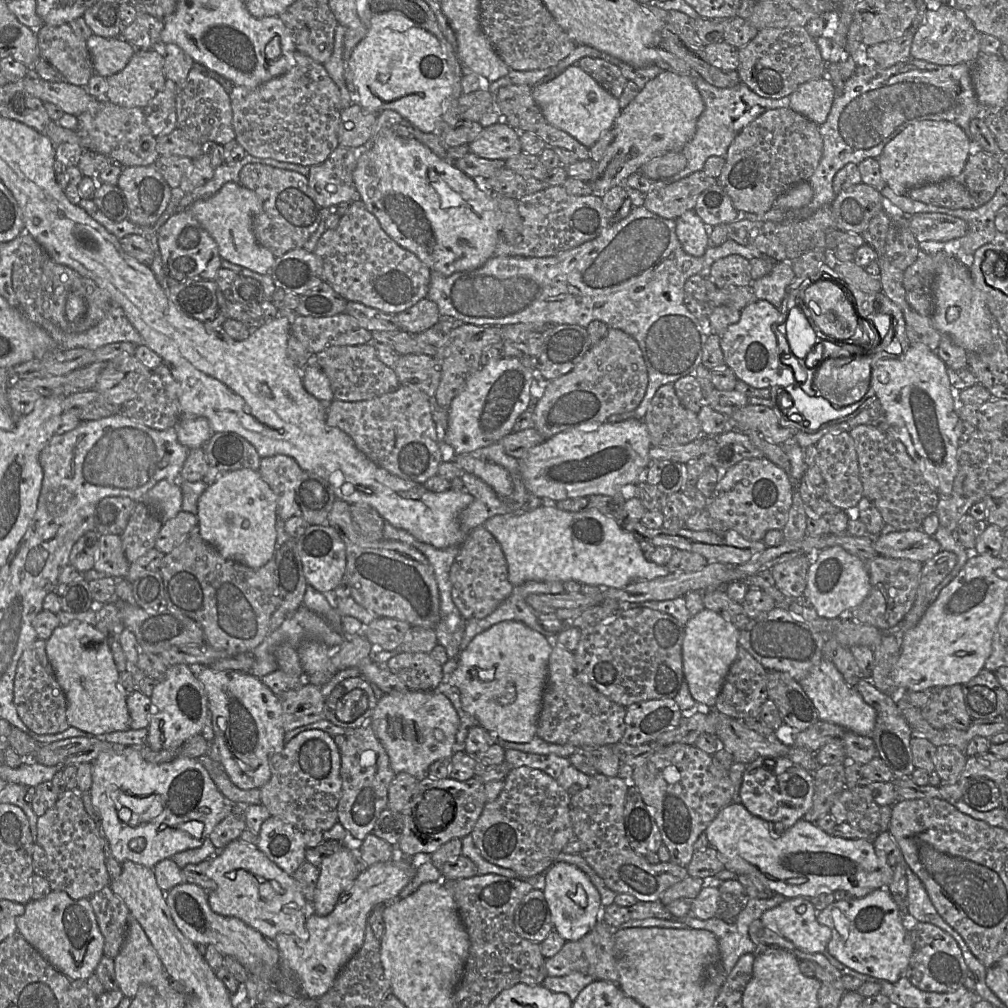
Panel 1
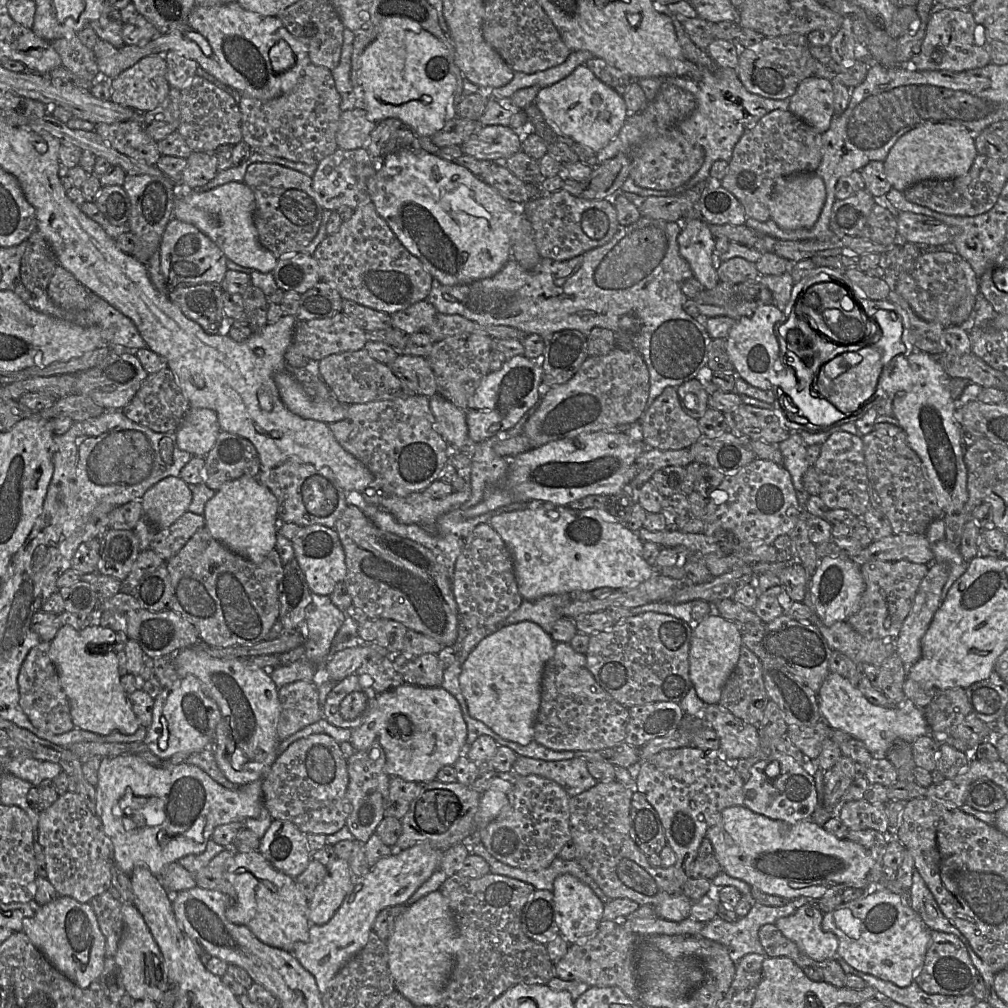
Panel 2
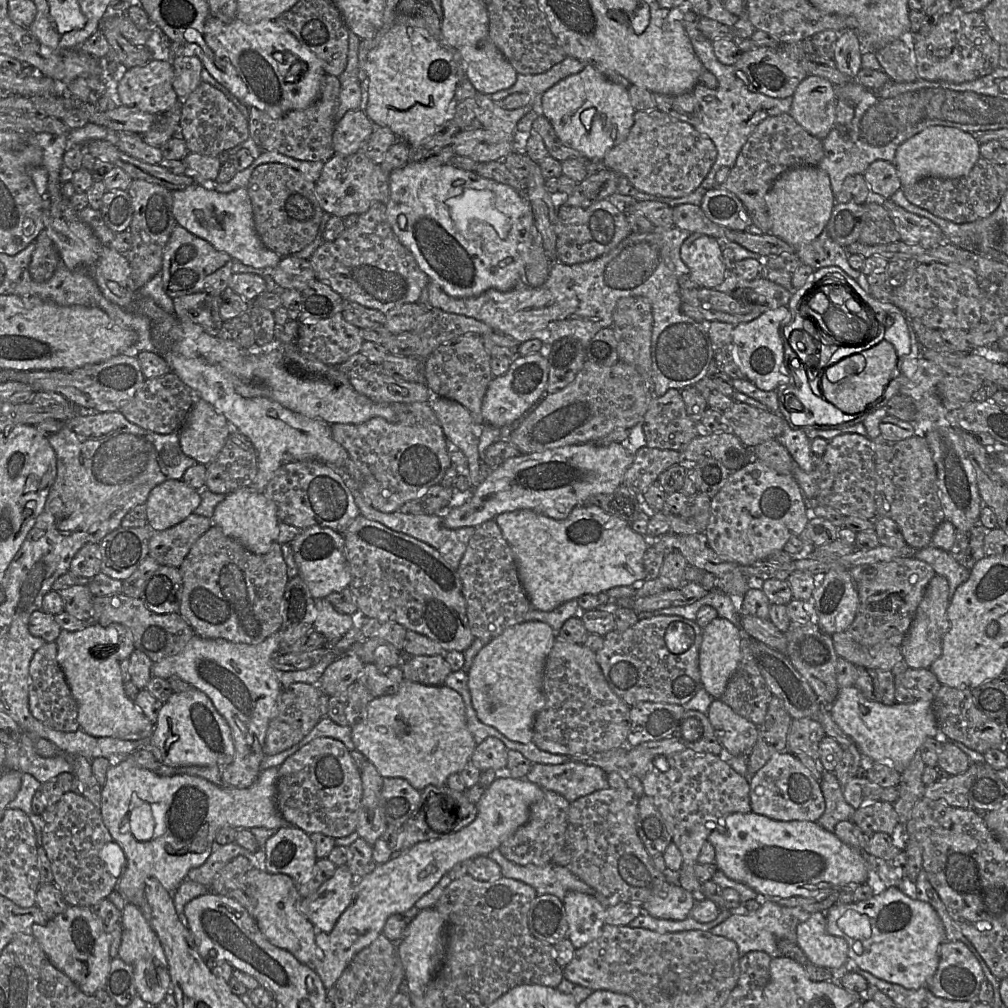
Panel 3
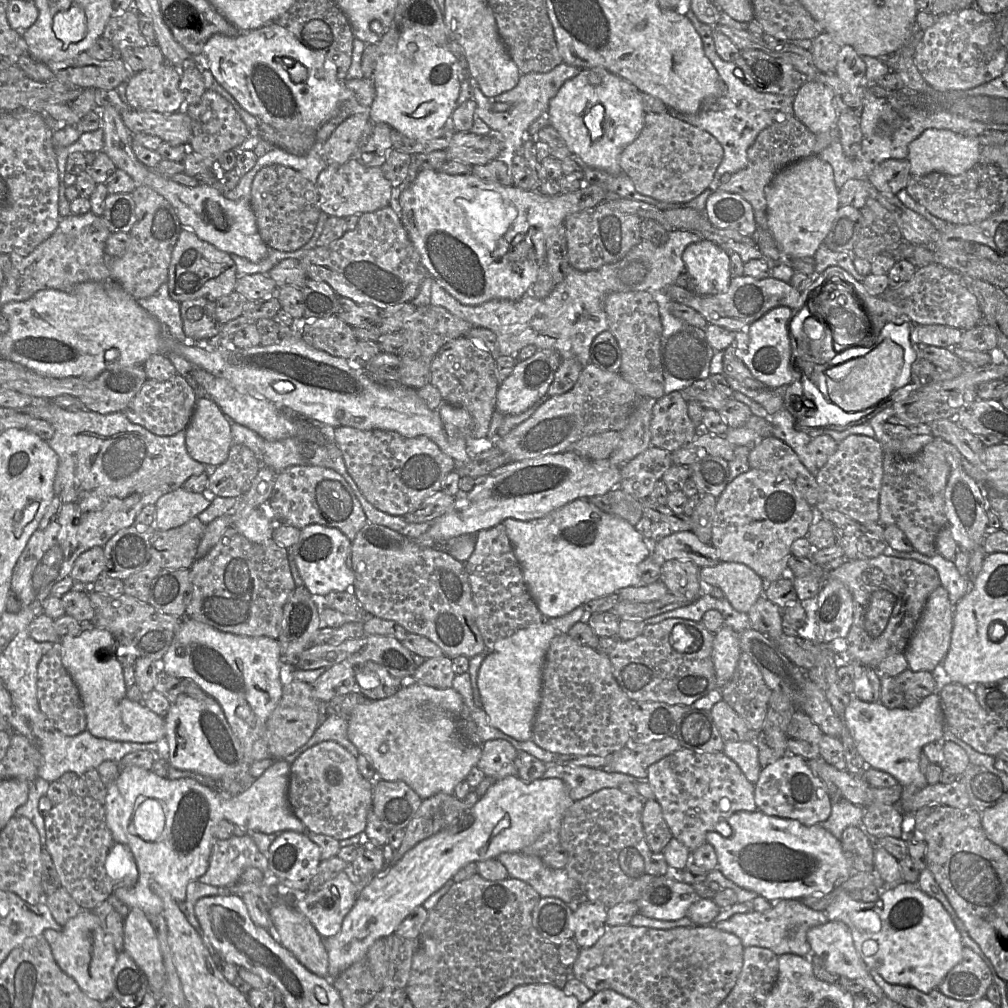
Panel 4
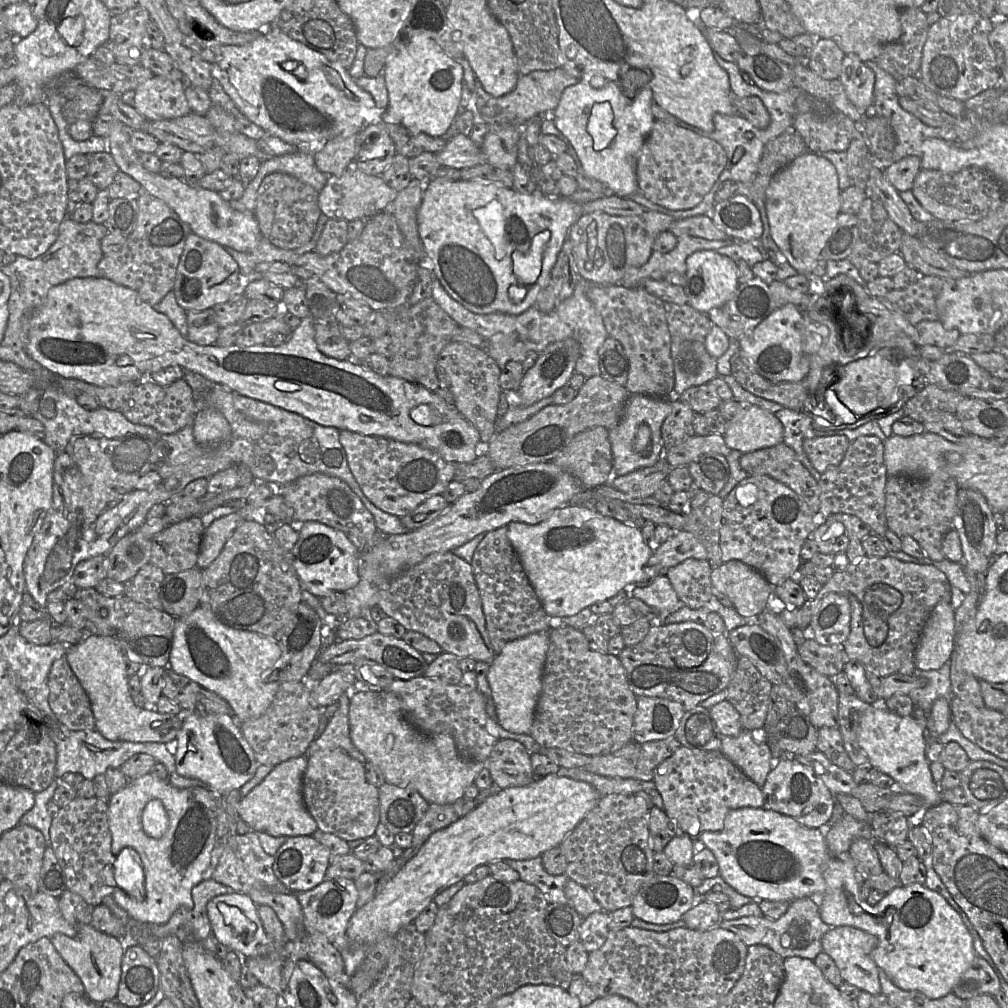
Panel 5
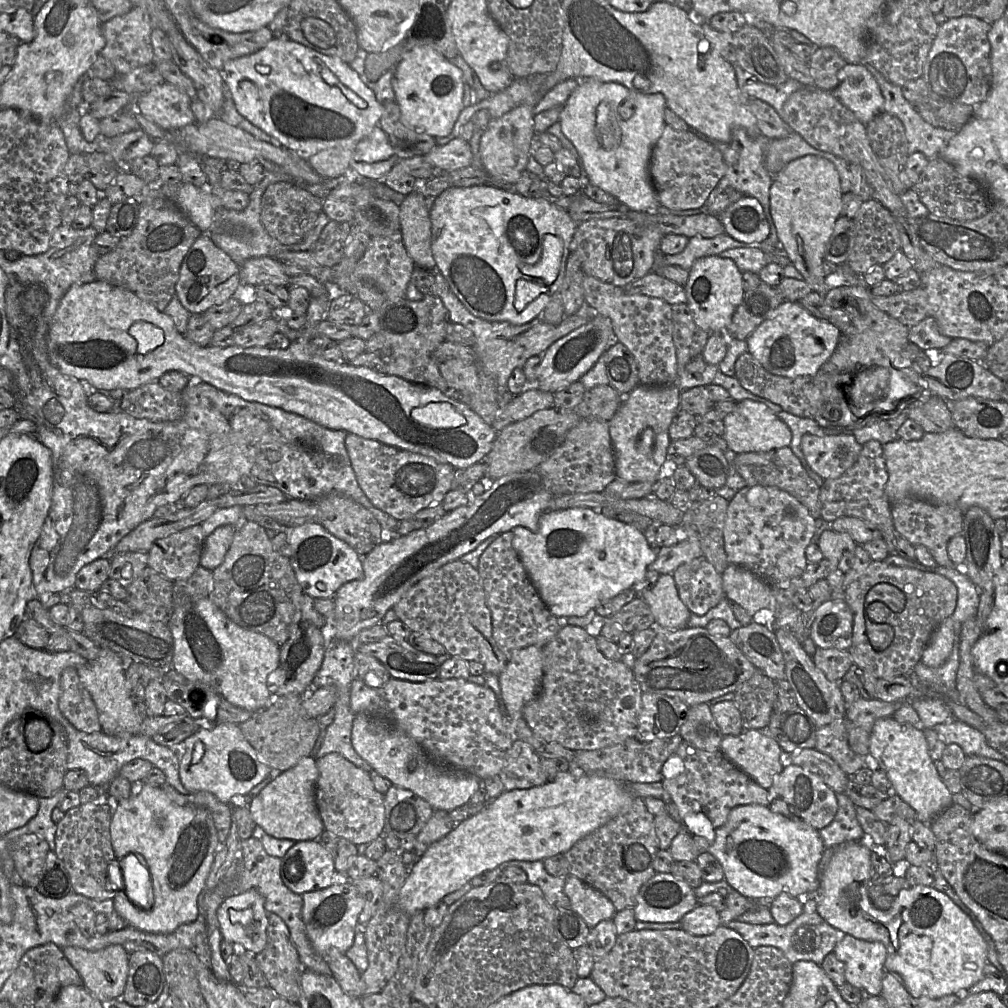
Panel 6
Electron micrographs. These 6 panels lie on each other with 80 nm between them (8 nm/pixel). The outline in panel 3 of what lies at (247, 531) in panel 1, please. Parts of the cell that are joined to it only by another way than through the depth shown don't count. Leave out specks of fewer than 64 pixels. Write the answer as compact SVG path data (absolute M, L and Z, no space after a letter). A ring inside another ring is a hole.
M246 487L225 496L215 508L212 523L222 532L237 541L254 554L266 554L276 542L279 520L276 505L264 493Z

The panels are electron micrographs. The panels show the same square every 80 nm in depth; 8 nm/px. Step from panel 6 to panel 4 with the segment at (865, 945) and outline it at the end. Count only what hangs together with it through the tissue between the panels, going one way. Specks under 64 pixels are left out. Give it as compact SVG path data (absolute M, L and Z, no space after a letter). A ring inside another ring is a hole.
M828 921L812 927L807 932L807 941L811 953L824 960L829 972L860 983L873 1002L886 997L859 957L851 932L844 923Z

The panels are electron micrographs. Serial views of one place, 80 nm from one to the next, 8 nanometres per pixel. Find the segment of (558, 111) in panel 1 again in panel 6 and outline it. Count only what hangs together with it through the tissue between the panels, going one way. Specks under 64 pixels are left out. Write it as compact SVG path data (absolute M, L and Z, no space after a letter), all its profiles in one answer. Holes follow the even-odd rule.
M596 79L581 80L578 87L571 93L565 104L562 106L562 110L559 117L561 130L578 151L589 181L594 186L597 186L603 191L614 196L620 204L624 205L631 211L657 213L657 209L659 208L659 206L661 206L652 185L649 167L653 148L661 137L666 126L664 120L664 111L666 108L666 100L664 95L661 93L644 94L639 91L632 91L619 83L601 82Z

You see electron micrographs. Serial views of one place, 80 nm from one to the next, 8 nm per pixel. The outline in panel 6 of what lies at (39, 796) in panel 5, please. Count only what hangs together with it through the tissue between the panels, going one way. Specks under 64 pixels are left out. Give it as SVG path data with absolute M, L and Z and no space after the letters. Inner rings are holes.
M59 789L49 798L38 798L39 809L37 814L30 819L22 827L16 828L1 836L3 839L8 839L8 846L11 847L13 841L19 836L25 834L38 834L45 839L49 845L50 850L55 850L55 833L56 823L52 820L52 811L55 807L60 808L60 802L64 798L68 790Z

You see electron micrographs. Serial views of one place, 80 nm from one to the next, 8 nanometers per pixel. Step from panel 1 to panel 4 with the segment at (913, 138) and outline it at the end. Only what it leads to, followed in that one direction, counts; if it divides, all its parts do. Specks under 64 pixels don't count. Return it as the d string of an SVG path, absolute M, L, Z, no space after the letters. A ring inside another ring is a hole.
M928 129L909 144L907 160L911 177L921 177L938 172L959 176L979 163L982 145L977 139L946 129Z

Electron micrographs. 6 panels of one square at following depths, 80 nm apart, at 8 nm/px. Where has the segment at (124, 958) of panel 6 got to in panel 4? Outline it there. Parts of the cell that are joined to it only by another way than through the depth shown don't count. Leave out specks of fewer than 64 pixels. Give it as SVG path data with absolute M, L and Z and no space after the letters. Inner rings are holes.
M81 910L61 930L46 929L42 936L50 945L53 958L60 969L73 978L88 997L99 1002L112 997L112 974L119 953L104 933L93 911Z

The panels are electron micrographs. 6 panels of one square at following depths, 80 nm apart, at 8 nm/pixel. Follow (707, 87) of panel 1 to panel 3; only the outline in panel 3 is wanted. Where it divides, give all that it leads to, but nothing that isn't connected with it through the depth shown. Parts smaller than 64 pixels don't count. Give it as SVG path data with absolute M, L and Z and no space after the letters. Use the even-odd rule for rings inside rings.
M690 10L683 14L682 23L696 56L701 61L703 67L717 78L717 88L709 89L703 84L698 83L691 92L678 96L654 94L654 98L657 103L656 109L668 114L672 118L692 125L699 133L712 140L717 148L716 161L701 185L686 196L669 198L647 194L637 190L625 176L619 175L617 192L621 195L631 196L638 201L663 202L672 208L684 204L693 204L700 207L705 193L716 186L715 176L717 172L722 167L732 168L735 165L742 147L756 127L768 117L789 114L790 112L793 96L773 98L761 93L751 92L737 75L734 65L722 64L716 58L712 41L707 39L699 29L699 19L700 17Z

